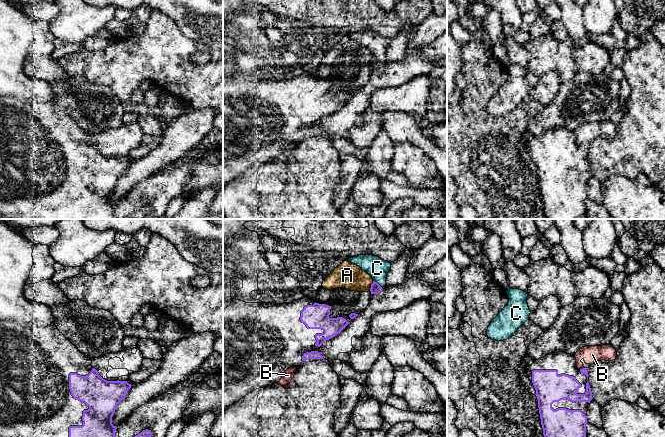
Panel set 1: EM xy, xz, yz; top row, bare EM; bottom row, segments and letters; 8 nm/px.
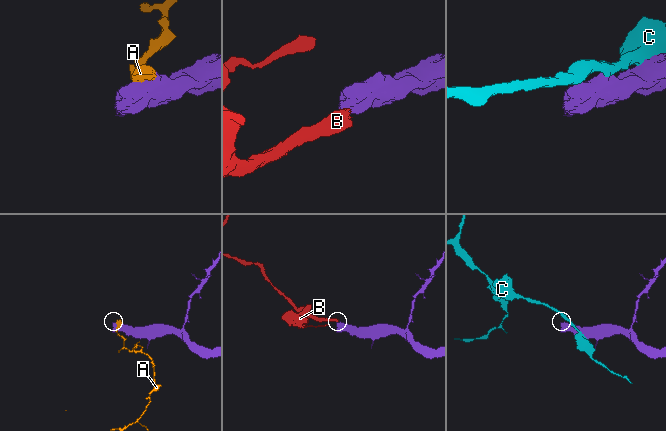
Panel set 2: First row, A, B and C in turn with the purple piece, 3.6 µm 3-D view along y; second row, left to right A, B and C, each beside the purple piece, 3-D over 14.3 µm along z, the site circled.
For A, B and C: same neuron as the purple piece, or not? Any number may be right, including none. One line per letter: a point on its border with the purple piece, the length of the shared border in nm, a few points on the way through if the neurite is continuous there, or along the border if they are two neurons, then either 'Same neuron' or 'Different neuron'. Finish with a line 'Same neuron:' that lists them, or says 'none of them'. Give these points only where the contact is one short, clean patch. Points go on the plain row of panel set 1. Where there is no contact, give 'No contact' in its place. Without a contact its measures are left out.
A: Touches purple at xz (371, 62). Shared border 90 nm. Different neuron
B: Touches purple at yz (582, 144). Shared border 40 nm. Boundary: yz (584, 143), (580, 145). Different neuron
C: Touches purple at xz (377, 59). Shared border 90 nm. Different neuron
Same neuron: none of them

